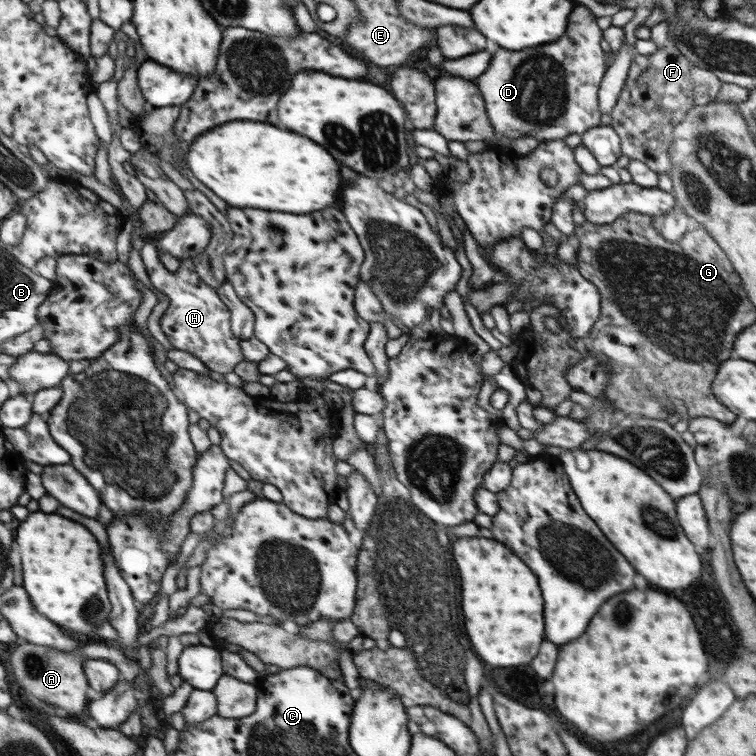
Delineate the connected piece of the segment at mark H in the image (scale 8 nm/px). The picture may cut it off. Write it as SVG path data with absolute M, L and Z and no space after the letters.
M145 242L140 256L152 285L170 300L168 309L160 319L160 327L173 348L193 354L214 372L232 372L238 362L245 360L245 353L241 341L230 330L231 312L216 290L196 274L192 259L180 260L180 268L174 273L162 264L154 244Z

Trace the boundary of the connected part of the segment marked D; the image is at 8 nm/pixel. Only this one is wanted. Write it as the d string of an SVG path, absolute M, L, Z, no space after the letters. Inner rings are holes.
M578 5L574 8L574 16L569 16L568 31L562 40L556 40L554 44L544 44L538 48L528 48L522 52L512 52L512 50L496 50L486 74L480 76L480 86L485 108L488 110L489 119L493 128L496 129L497 138L507 136L511 141L520 136L532 136L538 142L548 140L560 140L570 134L582 134L589 128L597 127L601 124L600 83L606 70L610 68L611 56L614 53L606 52L606 38L602 24L598 24L598 15L586 5Z

